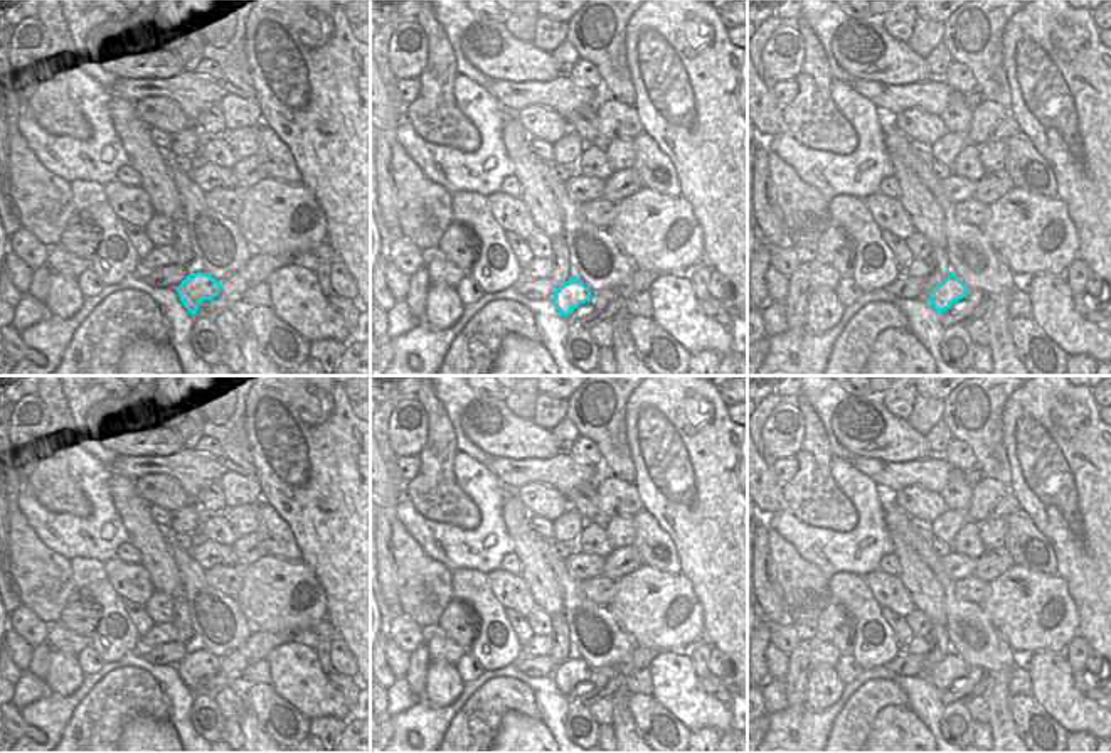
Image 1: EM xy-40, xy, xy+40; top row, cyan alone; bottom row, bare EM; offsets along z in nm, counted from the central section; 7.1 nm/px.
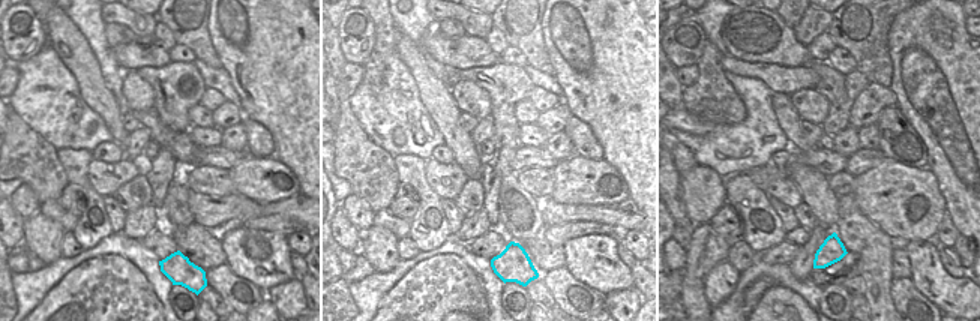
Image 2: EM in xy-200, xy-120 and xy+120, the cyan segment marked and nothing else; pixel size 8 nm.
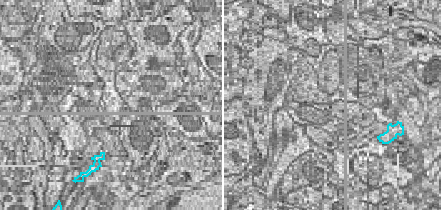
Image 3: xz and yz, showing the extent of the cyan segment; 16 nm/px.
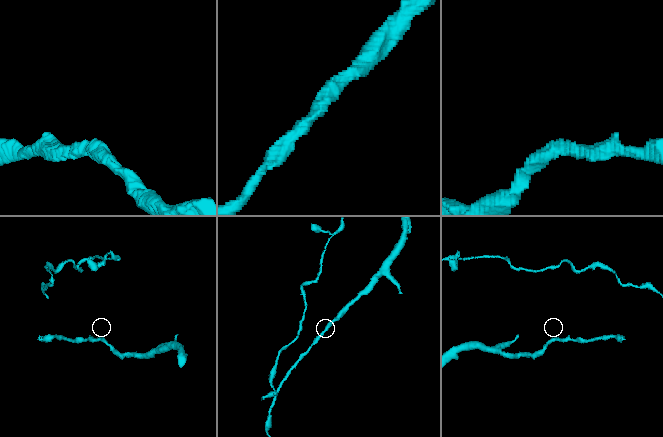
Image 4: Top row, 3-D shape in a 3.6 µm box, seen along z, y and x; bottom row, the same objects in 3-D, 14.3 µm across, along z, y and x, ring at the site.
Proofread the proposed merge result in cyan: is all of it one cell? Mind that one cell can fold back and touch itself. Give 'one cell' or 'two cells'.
one cell

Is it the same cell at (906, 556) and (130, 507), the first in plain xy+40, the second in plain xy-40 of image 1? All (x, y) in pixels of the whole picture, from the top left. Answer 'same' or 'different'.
same

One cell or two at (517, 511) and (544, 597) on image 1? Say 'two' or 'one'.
one

